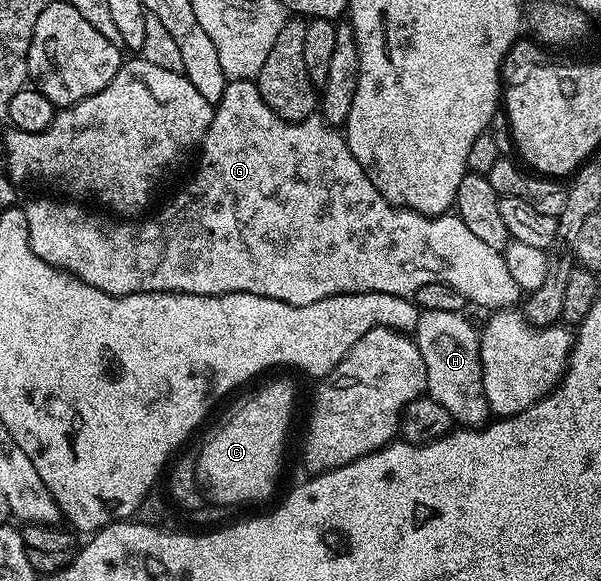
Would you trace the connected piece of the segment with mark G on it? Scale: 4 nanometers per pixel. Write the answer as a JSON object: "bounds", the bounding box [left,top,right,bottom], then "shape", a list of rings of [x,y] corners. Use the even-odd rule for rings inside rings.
{"bounds":[24,80,523,311],"shape":[[[252,80],[229,81],[223,95],[215,103],[213,118],[205,132],[205,140],[199,146],[201,158],[198,159],[197,174],[193,181],[189,181],[154,217],[146,221],[141,219],[113,219],[108,221],[97,213],[88,213],[84,204],[73,199],[57,199],[37,197],[30,205],[24,206],[27,215],[27,235],[31,243],[31,251],[43,259],[43,263],[53,268],[77,277],[83,283],[95,287],[99,291],[109,293],[113,297],[122,297],[132,293],[190,293],[191,295],[223,295],[224,293],[250,293],[261,295],[263,299],[279,299],[283,303],[292,305],[306,305],[315,303],[319,299],[327,299],[344,293],[382,293],[383,295],[399,295],[412,298],[419,291],[419,287],[427,287],[427,283],[447,283],[447,287],[455,287],[459,295],[463,295],[466,302],[482,305],[485,311],[496,311],[516,306],[522,300],[523,290],[515,279],[511,279],[511,271],[507,265],[502,250],[486,247],[474,233],[467,228],[467,223],[457,216],[456,212],[442,213],[439,217],[425,217],[414,209],[400,209],[392,205],[371,183],[365,174],[365,168],[355,160],[349,150],[344,136],[334,126],[326,125],[316,116],[306,121],[285,122],[279,119],[263,103],[256,84]]]}

